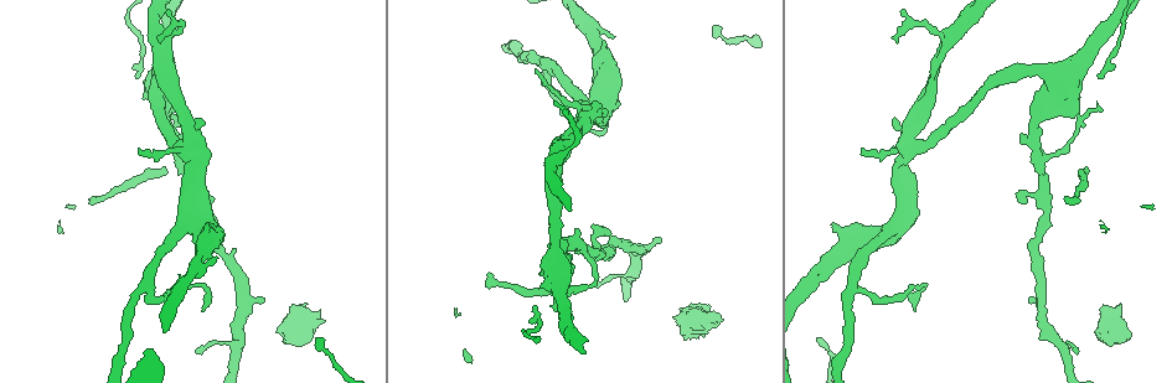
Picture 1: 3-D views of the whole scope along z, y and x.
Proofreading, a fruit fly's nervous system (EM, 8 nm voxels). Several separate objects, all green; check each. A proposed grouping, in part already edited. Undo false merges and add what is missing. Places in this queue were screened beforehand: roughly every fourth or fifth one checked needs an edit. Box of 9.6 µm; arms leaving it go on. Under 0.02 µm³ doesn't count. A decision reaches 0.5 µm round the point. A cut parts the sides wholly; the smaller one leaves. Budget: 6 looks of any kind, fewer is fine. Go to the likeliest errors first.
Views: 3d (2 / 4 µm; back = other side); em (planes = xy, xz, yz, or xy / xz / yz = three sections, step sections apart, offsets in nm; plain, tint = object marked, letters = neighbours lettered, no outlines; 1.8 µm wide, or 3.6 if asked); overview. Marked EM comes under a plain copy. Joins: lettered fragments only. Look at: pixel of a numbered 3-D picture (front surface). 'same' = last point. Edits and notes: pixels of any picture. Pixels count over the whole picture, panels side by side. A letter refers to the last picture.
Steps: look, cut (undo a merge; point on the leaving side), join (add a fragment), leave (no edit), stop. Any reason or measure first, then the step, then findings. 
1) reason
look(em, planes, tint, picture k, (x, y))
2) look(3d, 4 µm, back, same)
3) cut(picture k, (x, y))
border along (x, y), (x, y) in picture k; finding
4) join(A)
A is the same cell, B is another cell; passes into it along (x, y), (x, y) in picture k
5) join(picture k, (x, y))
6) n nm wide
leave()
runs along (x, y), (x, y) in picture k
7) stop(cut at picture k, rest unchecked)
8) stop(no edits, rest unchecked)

looks like a crossing
look(em, yz, step 4, letters, picture 1, (909, 150))

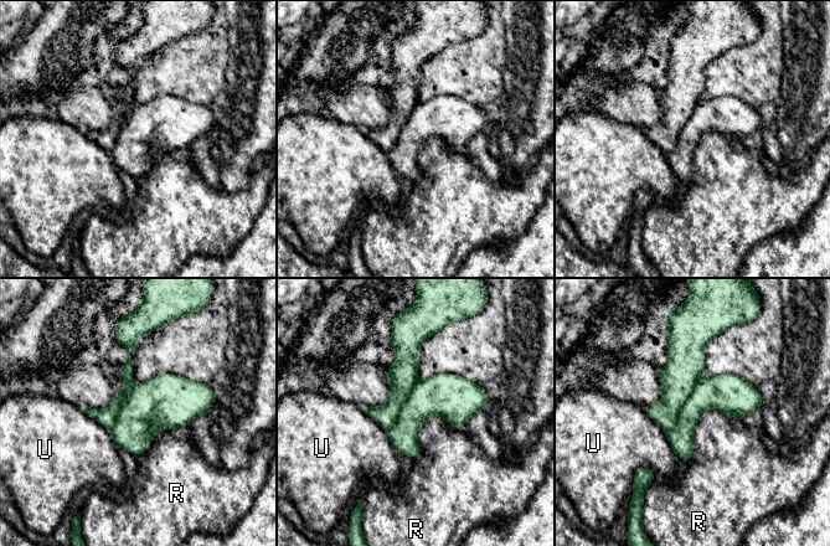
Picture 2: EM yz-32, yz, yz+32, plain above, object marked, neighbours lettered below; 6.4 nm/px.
look(em, xz, step 4, letters, same)

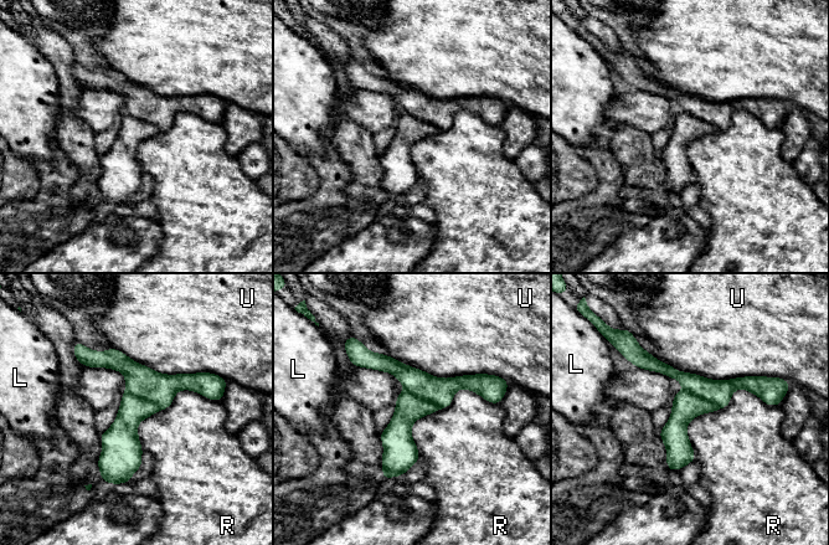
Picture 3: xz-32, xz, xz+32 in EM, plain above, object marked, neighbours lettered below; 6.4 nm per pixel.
cut(picture 3, (719, 392))
L, R and U are other cells; border along (684, 389), (715, 402), (720, 407) in picture 3; a second neuron is stuck on

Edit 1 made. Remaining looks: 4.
look(overview)

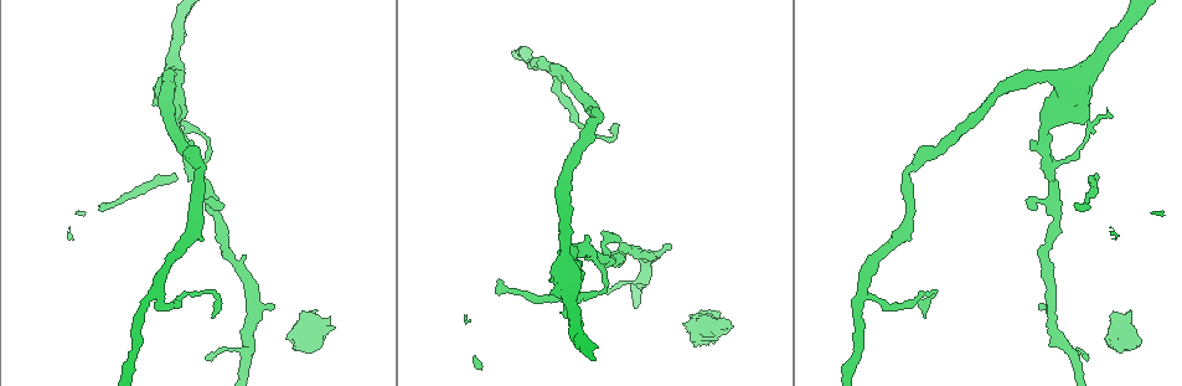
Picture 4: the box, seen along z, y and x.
calibre changes
look(3d, 4 µm, back, picture 4, (314, 327))

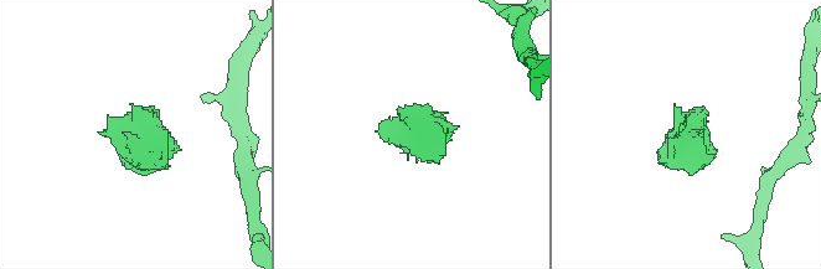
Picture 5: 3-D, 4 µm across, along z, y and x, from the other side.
look(em, xz, step 8, tint, picture 5, (128, 127))

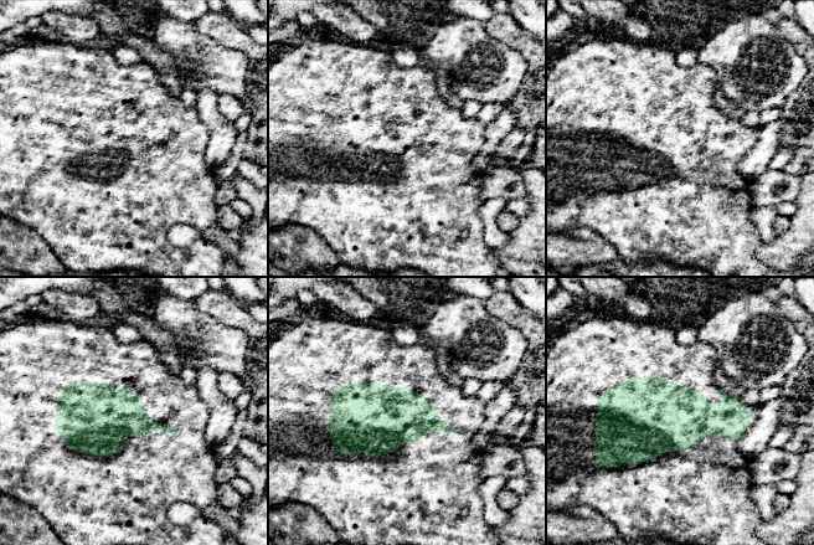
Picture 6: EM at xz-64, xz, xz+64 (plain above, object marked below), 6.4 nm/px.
look(em, xz, step 8, letters, same)

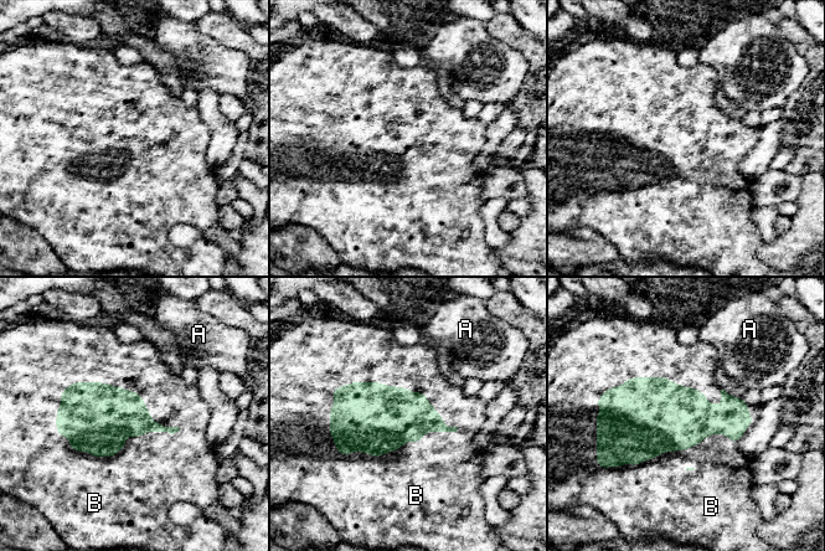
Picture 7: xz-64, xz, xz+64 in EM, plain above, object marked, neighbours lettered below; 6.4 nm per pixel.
B touches over 850 nm
join(B)
B is the same cell, A is another cell; it goes on there

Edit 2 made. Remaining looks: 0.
stop(cut at picture 3, join at picture 7, rest unchecked)

